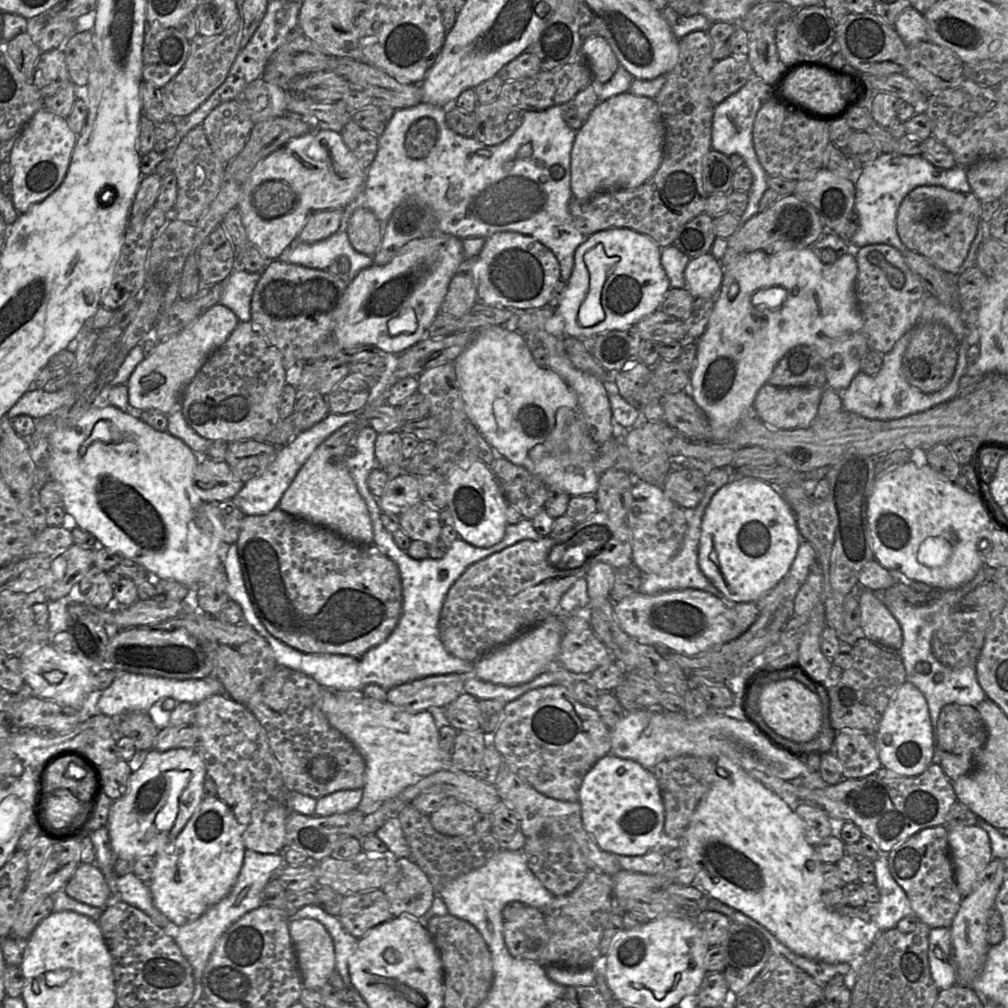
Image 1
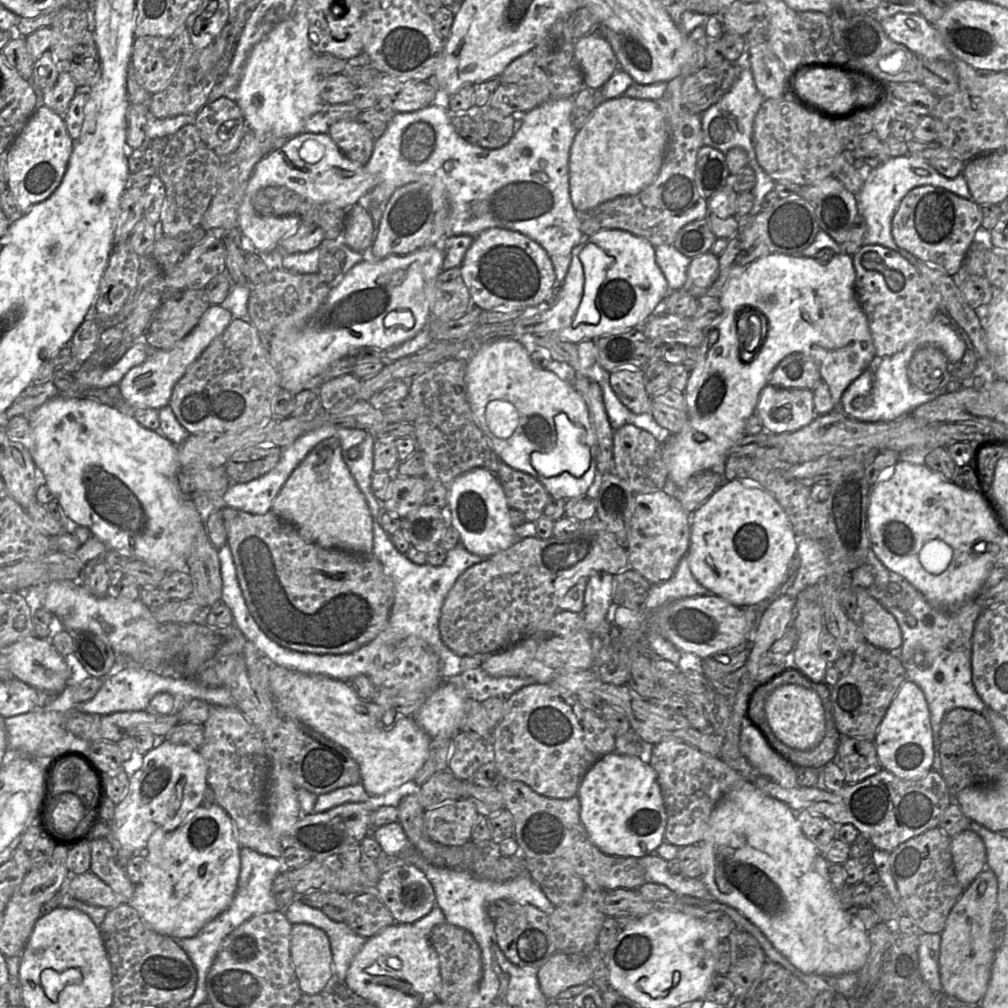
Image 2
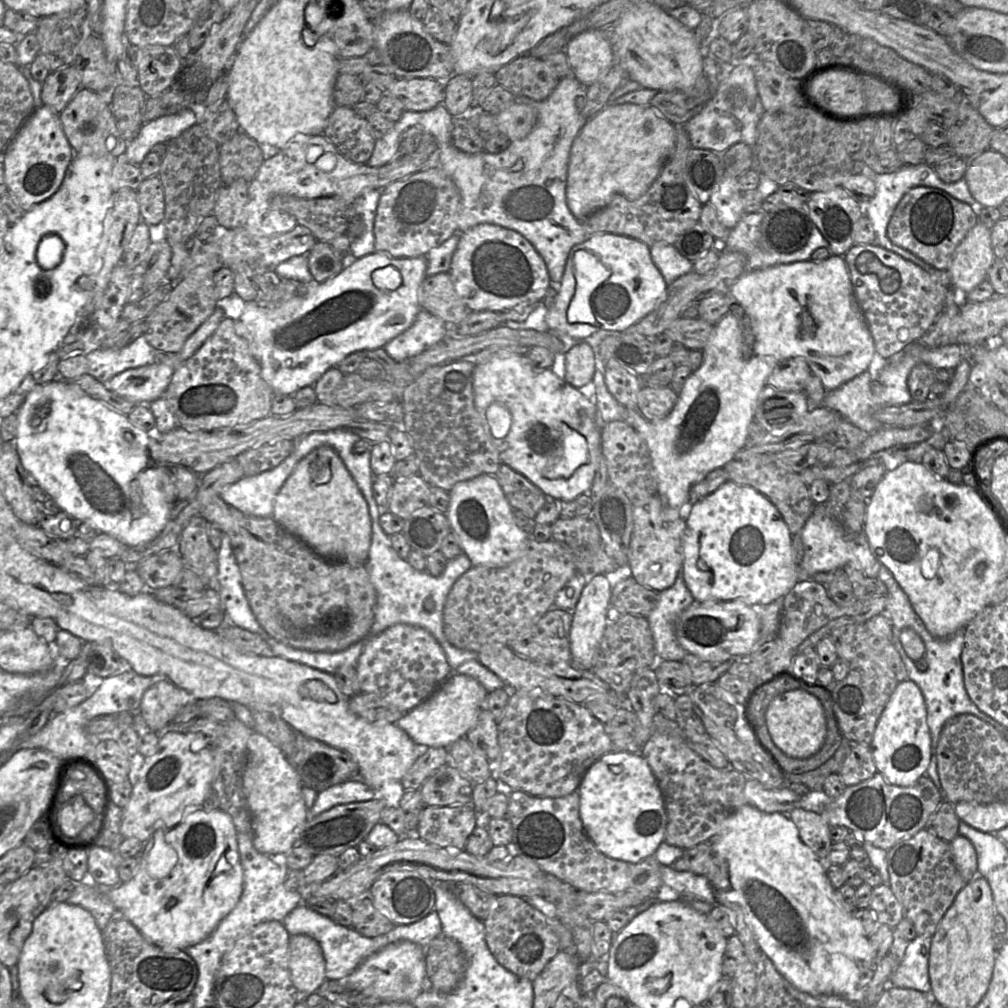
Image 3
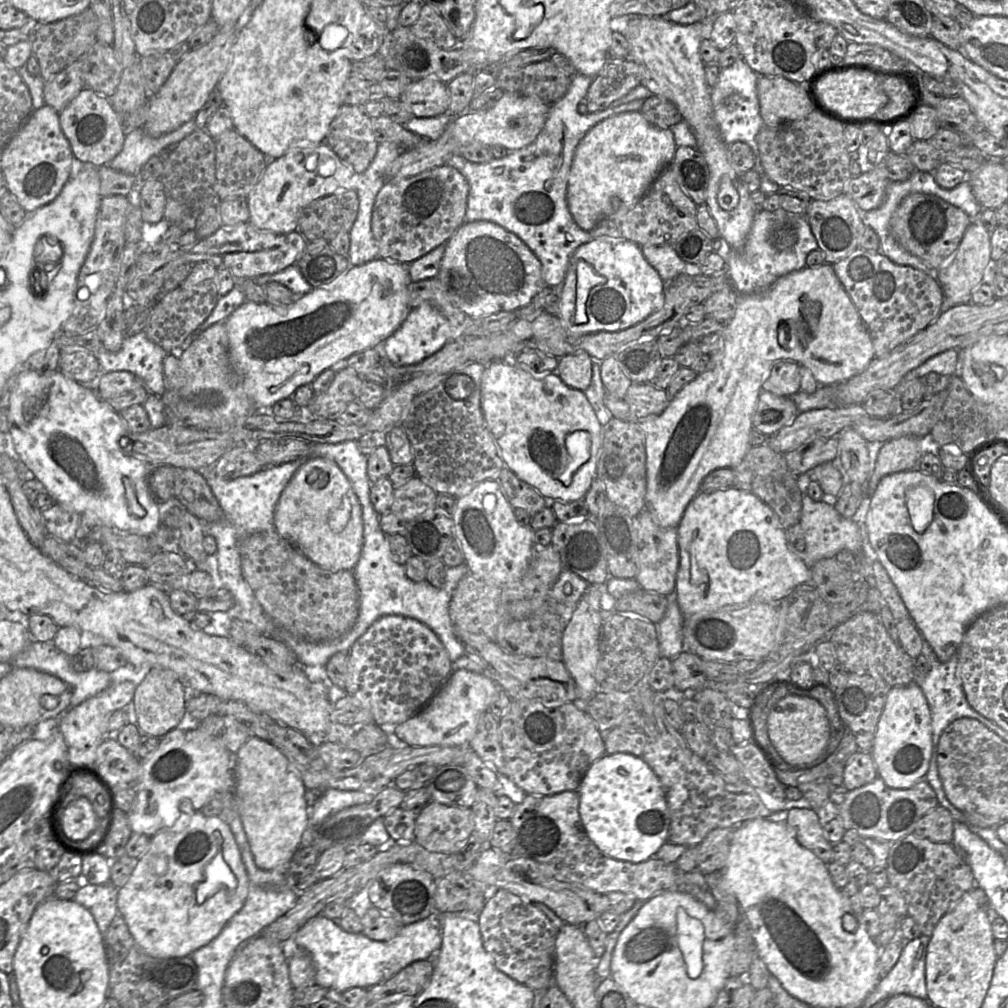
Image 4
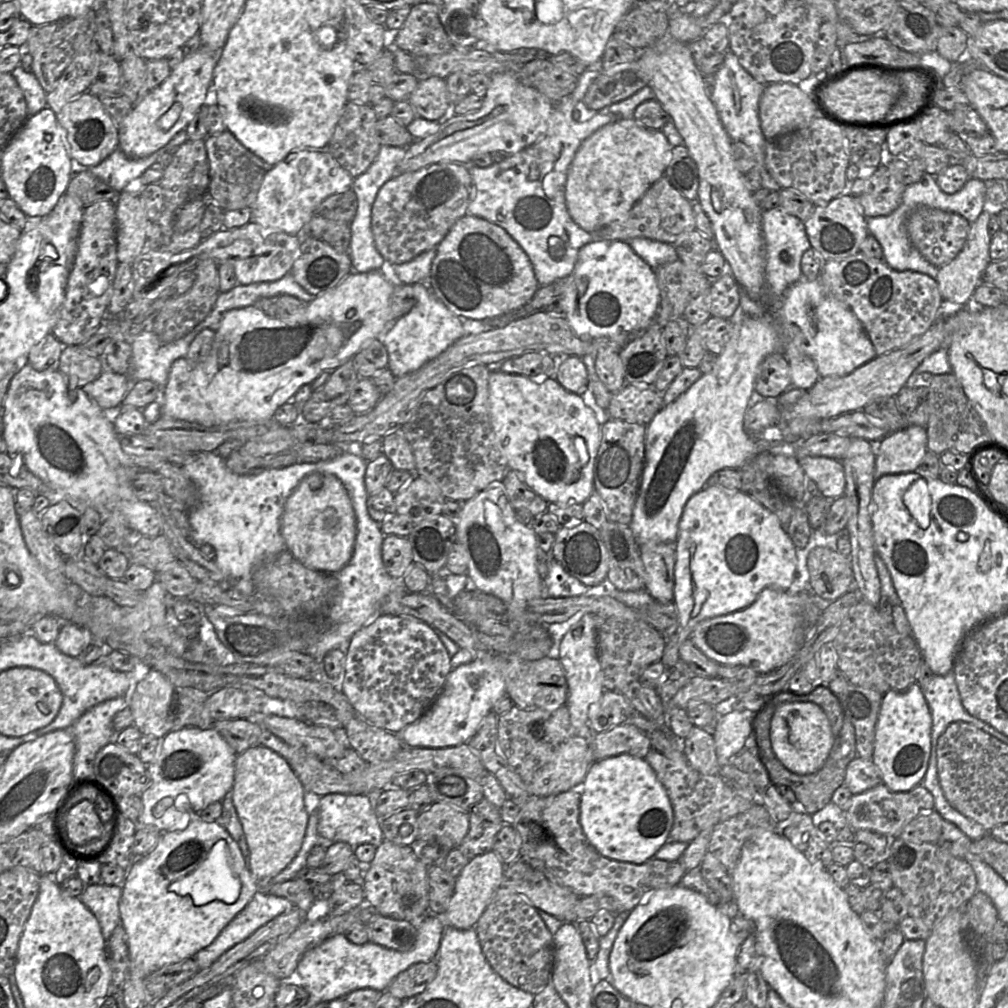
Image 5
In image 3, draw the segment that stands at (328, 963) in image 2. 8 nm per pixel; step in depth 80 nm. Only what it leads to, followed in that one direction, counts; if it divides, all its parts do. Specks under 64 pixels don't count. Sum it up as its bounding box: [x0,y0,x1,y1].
[288,934,325,995]

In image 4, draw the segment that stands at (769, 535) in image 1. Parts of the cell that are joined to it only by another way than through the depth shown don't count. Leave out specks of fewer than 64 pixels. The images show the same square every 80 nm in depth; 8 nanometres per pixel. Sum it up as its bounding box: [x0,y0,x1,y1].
[675,486,811,619]

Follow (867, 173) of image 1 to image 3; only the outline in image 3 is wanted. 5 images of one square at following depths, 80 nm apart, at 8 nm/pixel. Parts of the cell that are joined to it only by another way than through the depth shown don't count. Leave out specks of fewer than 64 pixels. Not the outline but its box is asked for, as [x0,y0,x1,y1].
[863,162,984,291]

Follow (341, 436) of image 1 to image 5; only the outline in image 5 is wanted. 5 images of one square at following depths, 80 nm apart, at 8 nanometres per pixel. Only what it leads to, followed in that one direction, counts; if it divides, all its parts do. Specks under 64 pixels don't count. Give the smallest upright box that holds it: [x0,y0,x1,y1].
[280,472,356,574]

